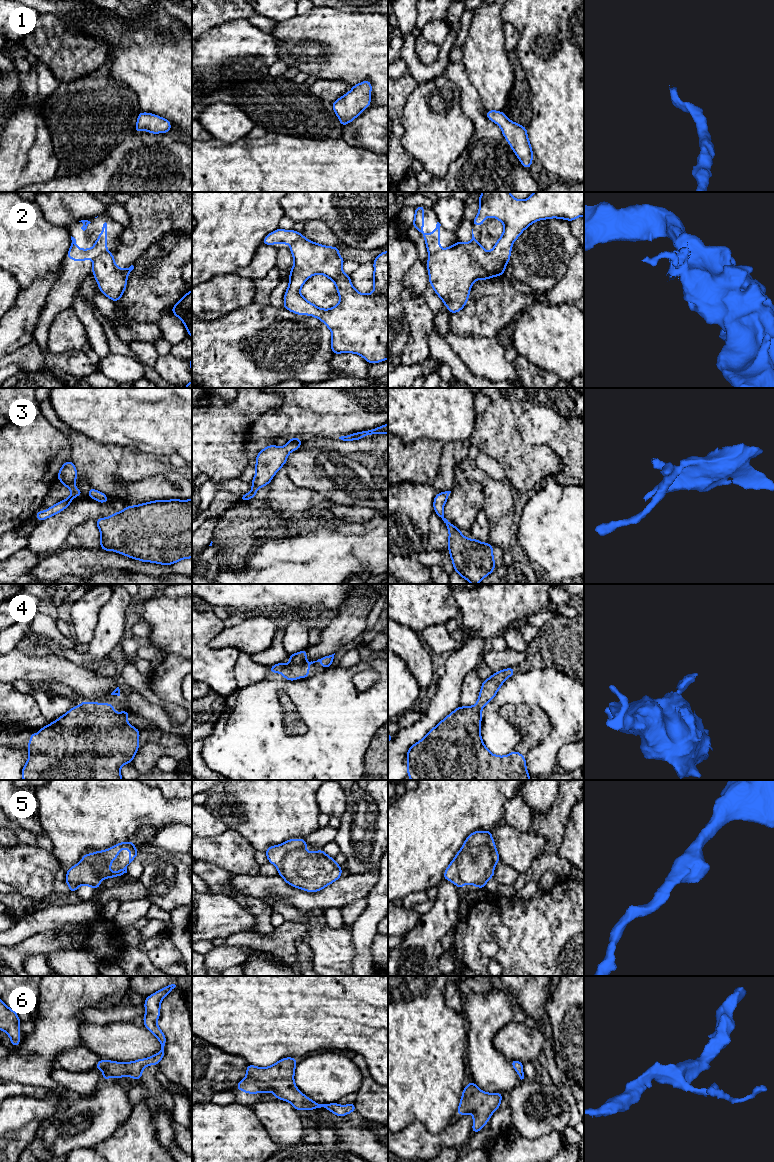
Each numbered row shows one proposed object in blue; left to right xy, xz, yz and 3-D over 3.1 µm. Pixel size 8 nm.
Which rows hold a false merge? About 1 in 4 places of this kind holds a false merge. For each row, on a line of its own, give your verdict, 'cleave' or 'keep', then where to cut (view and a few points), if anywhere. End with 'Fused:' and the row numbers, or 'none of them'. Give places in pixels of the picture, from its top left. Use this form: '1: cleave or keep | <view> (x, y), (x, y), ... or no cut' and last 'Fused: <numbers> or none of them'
1: keep | no cut
2: cleave | xy (106, 251), (99, 254), (93, 260)
3: keep | no cut
4: keep | no cut
5: keep | no cut
6: keep | no cut
Fused: 2

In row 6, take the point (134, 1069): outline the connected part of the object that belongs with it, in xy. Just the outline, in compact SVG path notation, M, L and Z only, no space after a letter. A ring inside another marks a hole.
M175 984L168 985L161 990L151 994L145 998L144 1008L146 1014L143 1016L144 1027L147 1028L161 1043L161 1050L159 1053L145 1059L138 1059L132 1062L115 1062L105 1059L100 1059L94 1069L103 1069L102 1078L108 1080L110 1077L126 1077L130 1076L133 1079L140 1080L143 1069L148 1065L158 1065L165 1055L166 1037L162 1030L157 1025L157 1020L160 1016L160 1004L163 998L169 994L174 988Z

